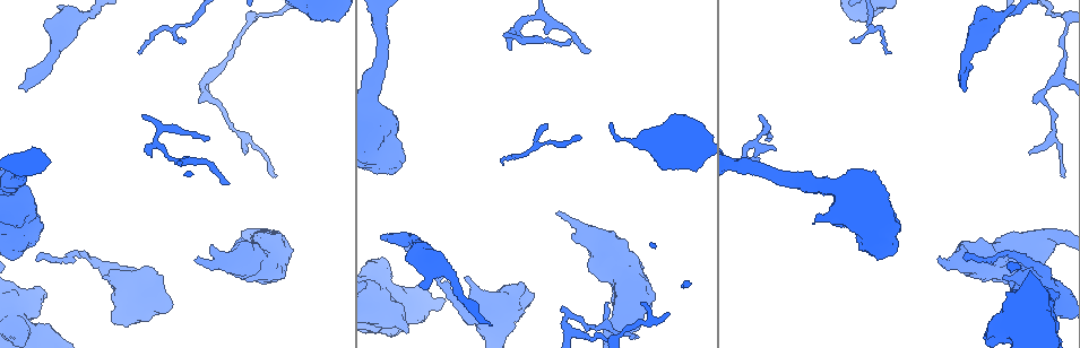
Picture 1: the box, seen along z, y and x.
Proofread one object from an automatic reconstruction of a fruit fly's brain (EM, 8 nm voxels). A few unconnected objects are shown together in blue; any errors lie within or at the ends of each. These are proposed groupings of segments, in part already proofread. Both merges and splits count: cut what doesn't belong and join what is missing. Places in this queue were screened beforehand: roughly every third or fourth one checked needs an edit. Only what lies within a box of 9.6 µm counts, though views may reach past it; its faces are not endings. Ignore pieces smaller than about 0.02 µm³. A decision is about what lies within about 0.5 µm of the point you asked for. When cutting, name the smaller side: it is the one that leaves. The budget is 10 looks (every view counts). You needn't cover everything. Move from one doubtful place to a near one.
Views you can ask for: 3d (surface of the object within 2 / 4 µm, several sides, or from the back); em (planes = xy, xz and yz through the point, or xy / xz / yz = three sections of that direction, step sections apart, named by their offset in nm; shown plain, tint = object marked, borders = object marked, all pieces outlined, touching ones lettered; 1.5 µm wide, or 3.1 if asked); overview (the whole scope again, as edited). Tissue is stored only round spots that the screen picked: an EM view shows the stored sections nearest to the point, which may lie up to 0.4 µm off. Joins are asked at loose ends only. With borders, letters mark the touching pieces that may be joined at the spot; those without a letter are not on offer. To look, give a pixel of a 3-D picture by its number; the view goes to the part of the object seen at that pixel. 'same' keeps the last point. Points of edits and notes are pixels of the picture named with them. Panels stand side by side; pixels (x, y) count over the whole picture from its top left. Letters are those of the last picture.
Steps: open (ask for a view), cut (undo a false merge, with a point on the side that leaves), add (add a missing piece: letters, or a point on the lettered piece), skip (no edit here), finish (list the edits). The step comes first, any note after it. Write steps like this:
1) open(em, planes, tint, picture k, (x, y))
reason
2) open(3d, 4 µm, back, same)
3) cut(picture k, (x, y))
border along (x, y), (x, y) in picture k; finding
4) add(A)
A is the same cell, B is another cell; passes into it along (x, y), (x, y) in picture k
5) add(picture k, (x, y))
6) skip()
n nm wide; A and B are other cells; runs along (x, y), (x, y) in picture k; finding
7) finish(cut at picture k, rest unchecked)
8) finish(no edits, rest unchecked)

open(3d, 4 µm, picture 1, (938, 260))
end of a long branch

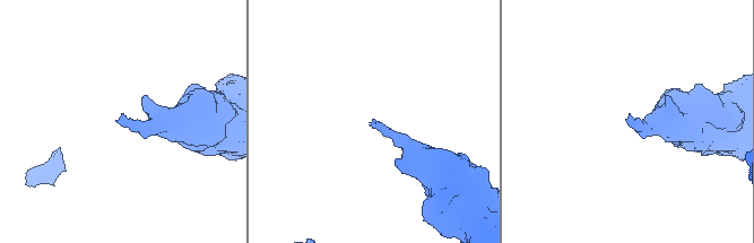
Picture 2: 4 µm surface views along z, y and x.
open(em, xy, step 8, borders, picture 2, (631, 121))

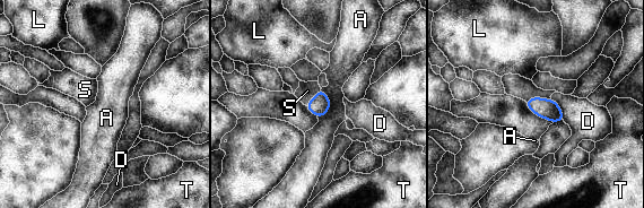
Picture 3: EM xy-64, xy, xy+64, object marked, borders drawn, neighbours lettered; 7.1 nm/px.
open(em, planes, borders, same)
another direction

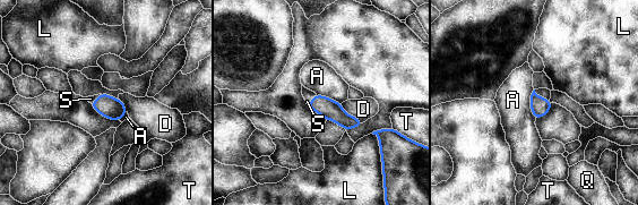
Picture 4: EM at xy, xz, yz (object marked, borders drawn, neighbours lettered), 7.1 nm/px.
add(S)
A touches over 220 nm; S is the same cell, A, D, L, Q and T are other cells; passes into it along (330, 110), (311, 100), (308, 94) in picture 4; it goes on there

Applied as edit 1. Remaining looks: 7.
open(em, xy, step 4, tint, picture 1, (102, 276))
free end

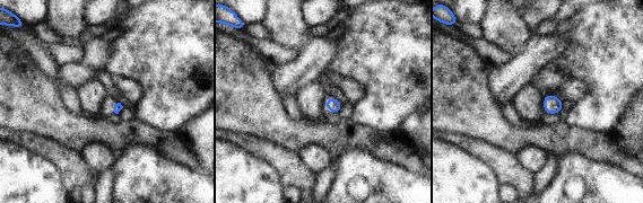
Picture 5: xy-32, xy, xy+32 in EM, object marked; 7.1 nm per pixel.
open(em, planes, borders, same)
another direction

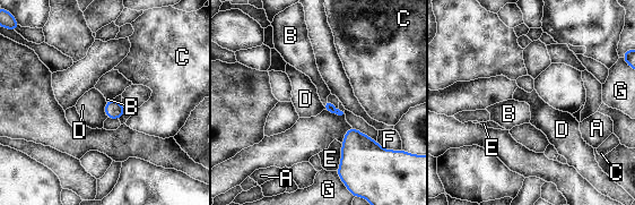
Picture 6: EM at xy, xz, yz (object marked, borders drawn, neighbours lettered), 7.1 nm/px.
add(B)
B is the same cell, A, C, D, E, F and G are other cells; passes into it along (329, 107), (325, 102), (311, 70) in picture 6; it goes on there

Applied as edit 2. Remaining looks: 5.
open(3d, 2 µm, back, picture 1, (208, 137))
branch stops here

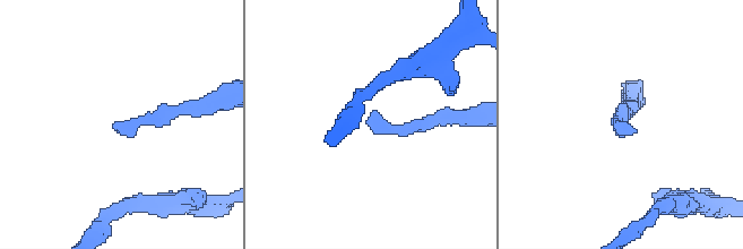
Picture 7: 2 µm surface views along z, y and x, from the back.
open(em, planes, plain, picture 7, (626, 125))

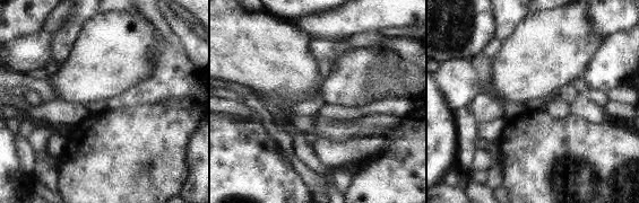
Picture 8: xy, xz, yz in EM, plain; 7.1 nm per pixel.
open(em, planes, borders, same)

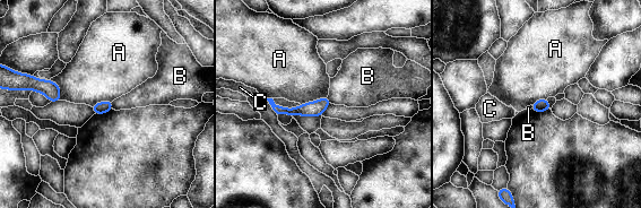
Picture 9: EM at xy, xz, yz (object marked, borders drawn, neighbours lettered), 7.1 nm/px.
skip()
A touches over 200 nm; A, B and C are other cells; runs along (327, 102), (308, 110), (276, 107) in picture 9; none of them fits

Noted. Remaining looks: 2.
finish(add at picture 4, add at picture 6, rest unchecked)

